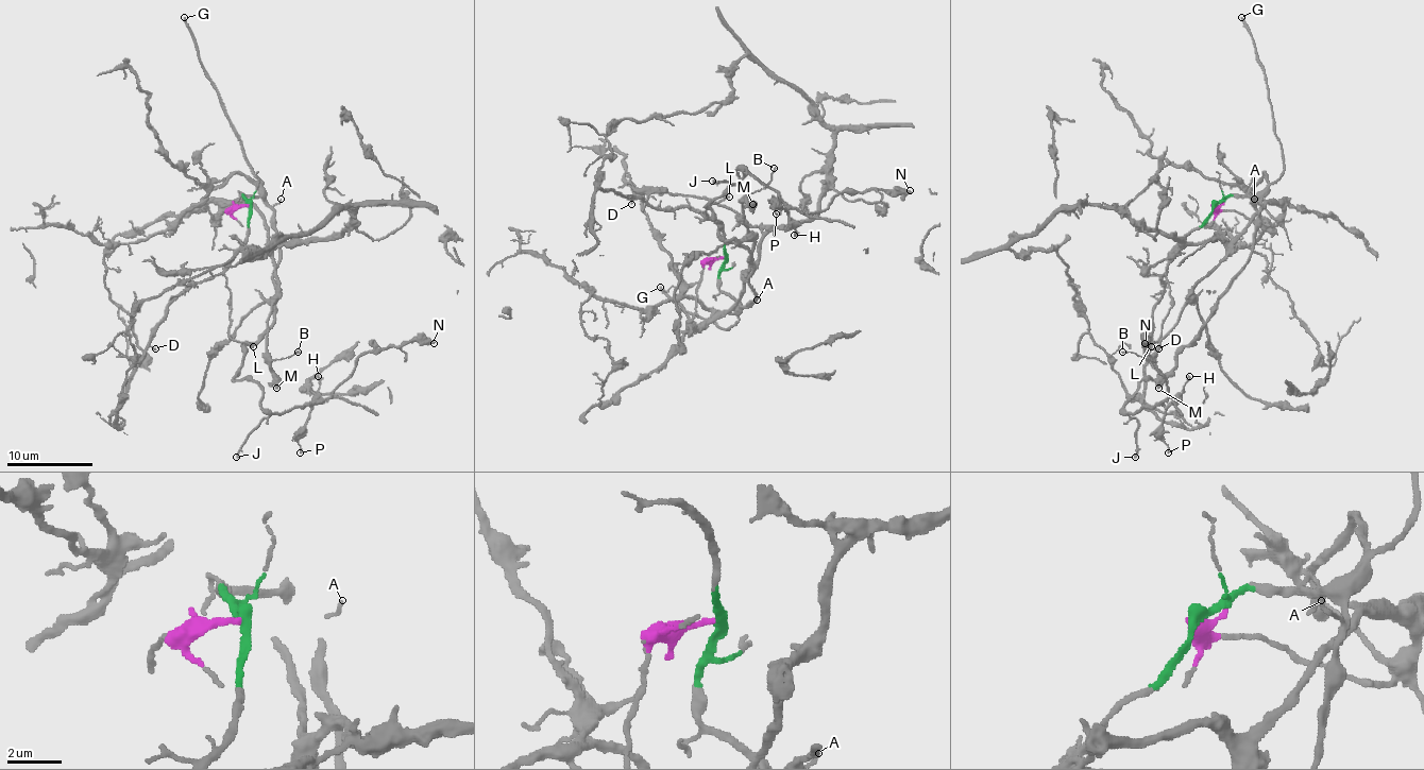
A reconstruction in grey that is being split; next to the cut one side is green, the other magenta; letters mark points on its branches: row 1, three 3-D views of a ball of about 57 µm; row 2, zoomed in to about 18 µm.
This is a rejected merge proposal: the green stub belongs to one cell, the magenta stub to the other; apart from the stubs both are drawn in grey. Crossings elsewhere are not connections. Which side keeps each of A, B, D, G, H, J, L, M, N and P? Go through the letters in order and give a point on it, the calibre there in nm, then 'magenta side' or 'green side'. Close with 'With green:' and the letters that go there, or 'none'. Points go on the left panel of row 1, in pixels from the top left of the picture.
A: (281, 199) | 120 nm | green side
B: (298, 352) | 130 nm | magenta side
D: (155, 348) | 110 nm | green side
G: (184, 17) | 200 nm | green side
H: (318, 376) | 160 nm | green side
J: (236, 457) | 160 nm | green side
L: (253, 346) | 170 nm | green side
M: (276, 388) | 500 nm | magenta side
N: (434, 343) | 320 nm | green side
P: (300, 452) | 110 nm | green side
With green: A, D, G, H, J, L, N, P

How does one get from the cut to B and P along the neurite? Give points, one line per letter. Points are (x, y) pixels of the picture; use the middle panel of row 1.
B: (723, 258), (704, 267), (693, 315), (697, 328), (738, 301), (752, 243), (742, 200), (770, 181), (775, 168)
P: (725, 258), (718, 288), (748, 303), (750, 254), (710, 206), (738, 170), (777, 212)

